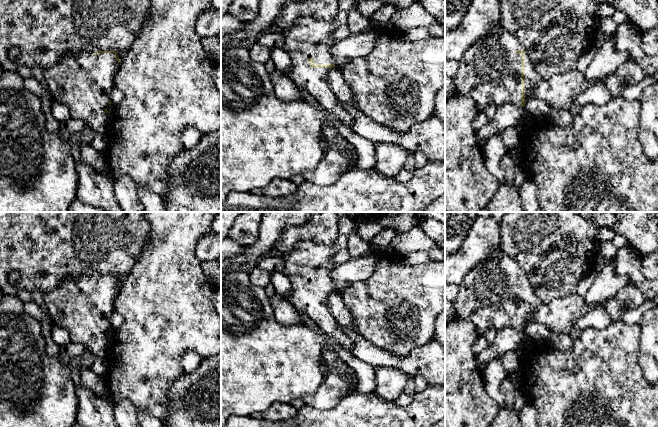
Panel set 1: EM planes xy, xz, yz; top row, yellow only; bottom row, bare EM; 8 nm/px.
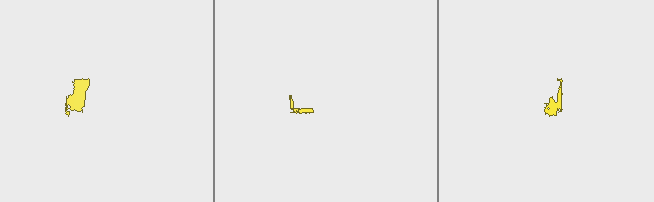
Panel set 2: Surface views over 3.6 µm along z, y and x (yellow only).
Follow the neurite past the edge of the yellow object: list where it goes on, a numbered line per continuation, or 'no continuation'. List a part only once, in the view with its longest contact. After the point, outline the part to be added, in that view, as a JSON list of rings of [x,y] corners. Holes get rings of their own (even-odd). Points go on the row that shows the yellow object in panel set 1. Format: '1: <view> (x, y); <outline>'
1: yz (489, 72); [[[502,25],[495,34],[480,39],[464,51],[458,61],[458,71],[453,79],[455,92],[473,99],[479,108],[490,104],[501,106],[512,103],[521,106],[521,55],[516,50],[525,50],[518,39]]]

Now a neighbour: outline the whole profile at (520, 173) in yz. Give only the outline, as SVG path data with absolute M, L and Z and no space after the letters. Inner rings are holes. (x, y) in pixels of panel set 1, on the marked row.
M517 163L515 184L508 182L499 184L496 192L489 201L487 208L490 212L525 212L520 201L520 186L526 178L525 168Z

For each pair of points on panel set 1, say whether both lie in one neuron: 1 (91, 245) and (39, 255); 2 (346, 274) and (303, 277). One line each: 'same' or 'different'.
1: same
2: different

